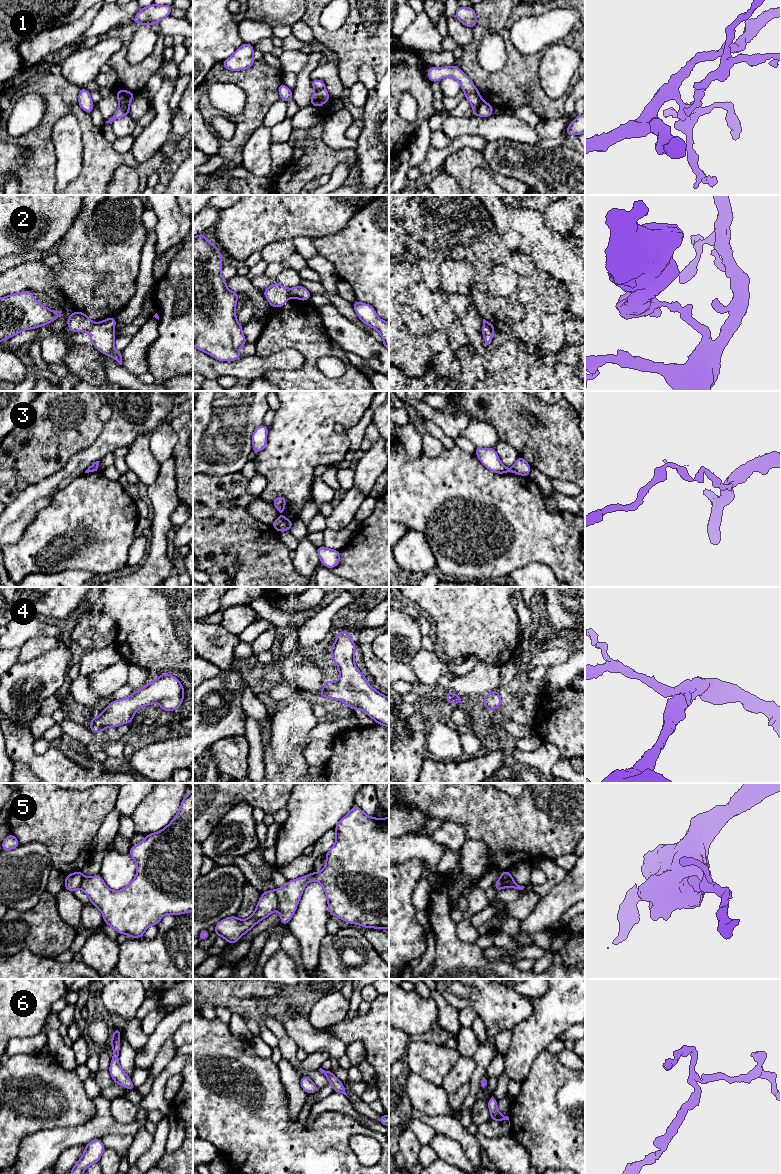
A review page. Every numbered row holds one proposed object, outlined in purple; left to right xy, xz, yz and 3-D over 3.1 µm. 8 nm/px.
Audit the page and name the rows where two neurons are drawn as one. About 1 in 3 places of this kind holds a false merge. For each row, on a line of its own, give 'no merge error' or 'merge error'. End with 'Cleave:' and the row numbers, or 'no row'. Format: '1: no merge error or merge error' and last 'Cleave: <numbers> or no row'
1: merge error
2: merge error
3: merge error
4: no merge error
5: merge error
6: no merge error
Cleave: 1, 2, 3, 5

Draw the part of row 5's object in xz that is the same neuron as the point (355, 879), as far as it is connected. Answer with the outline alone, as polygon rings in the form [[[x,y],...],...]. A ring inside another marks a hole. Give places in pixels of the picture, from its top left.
[[[354,804],[334,829],[336,840],[333,847],[325,854],[325,867],[320,872],[312,872],[304,877],[287,881],[285,886],[275,889],[279,903],[277,910],[281,916],[280,923],[288,925],[297,909],[305,886],[309,881],[317,881],[324,888],[331,916],[367,929],[386,928],[389,930],[389,816],[384,819],[370,817]]]

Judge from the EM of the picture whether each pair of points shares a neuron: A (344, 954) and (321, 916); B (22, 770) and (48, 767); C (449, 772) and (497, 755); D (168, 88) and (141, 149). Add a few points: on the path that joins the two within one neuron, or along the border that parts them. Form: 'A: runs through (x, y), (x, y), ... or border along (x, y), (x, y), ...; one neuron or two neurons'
A: border along (327, 932), (321, 941), (318, 955); two neurons
B: border along (14, 763), (25, 763), (33, 772); two neurons
C: runs through (461, 772), (474, 772), (485, 766); one neuron
D: runs through (162, 103), (162, 123), (155, 134); one neuron

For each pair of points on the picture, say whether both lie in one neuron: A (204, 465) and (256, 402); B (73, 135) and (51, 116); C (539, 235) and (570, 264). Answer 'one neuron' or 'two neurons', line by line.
A: one neuron
B: two neurons
C: one neuron

